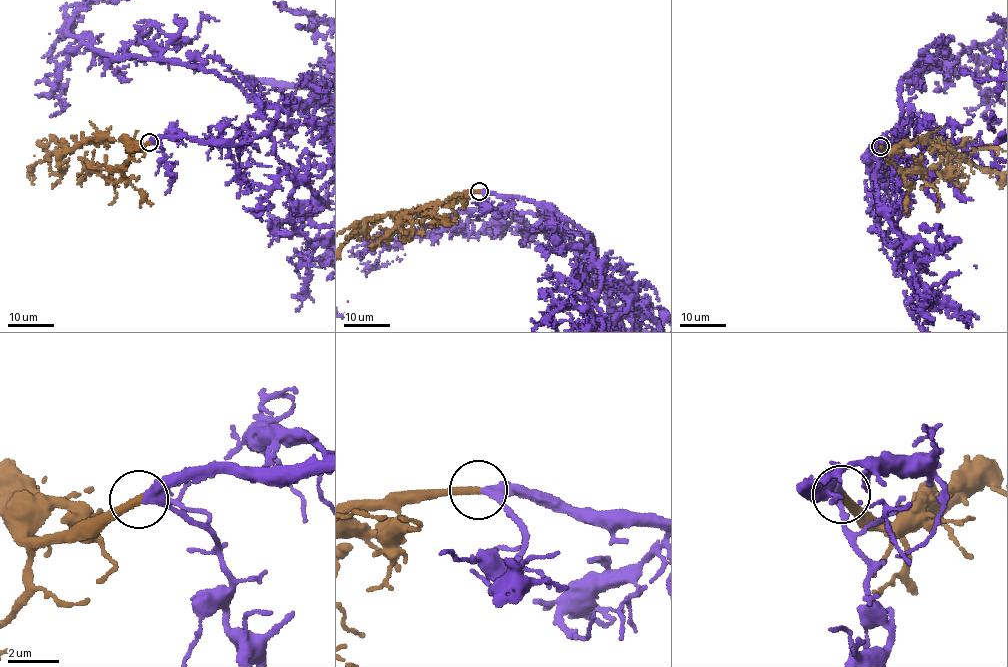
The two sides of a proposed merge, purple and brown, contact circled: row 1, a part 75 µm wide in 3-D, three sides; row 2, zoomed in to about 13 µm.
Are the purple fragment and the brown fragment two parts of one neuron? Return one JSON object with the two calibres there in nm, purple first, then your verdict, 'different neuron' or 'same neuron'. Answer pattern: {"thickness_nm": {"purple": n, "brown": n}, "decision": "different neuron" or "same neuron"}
{"thickness_nm": {"purple": 320, "brown": 320}, "decision": "same neuron"}

